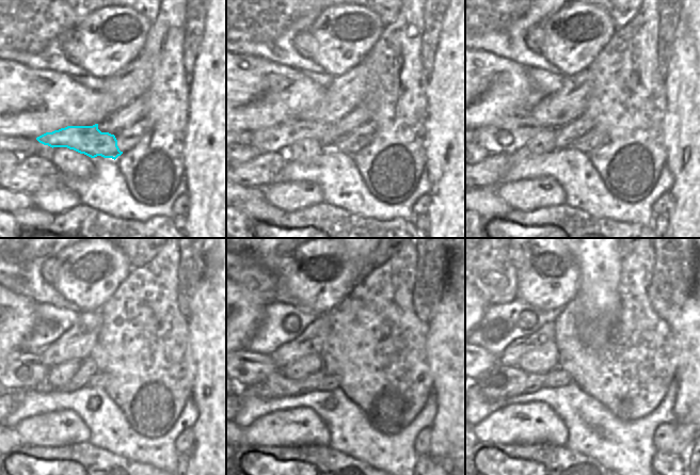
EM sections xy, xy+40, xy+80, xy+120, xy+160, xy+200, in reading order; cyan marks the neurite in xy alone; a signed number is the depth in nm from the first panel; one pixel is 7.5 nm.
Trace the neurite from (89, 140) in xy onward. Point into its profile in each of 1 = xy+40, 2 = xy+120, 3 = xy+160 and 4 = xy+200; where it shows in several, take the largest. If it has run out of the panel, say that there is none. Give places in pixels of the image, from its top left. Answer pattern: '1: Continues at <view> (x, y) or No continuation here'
1: Continues at xy+40 (269, 140)
2: Continues at xy+120 (19, 370)
3: Continues at xy+160 (248, 367)
4: Continues at xy+200 (487, 360)

